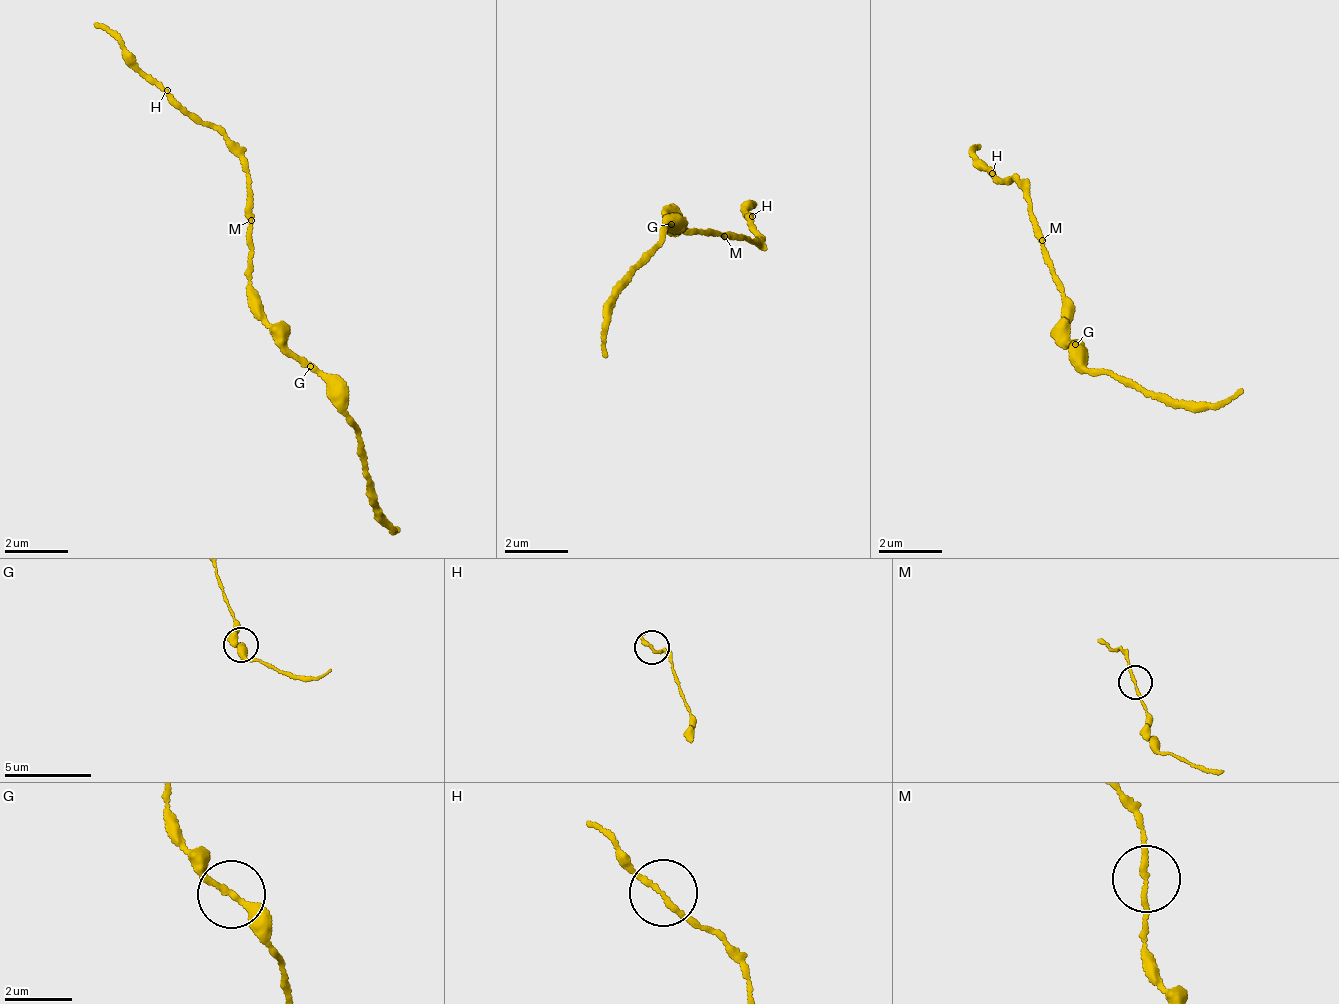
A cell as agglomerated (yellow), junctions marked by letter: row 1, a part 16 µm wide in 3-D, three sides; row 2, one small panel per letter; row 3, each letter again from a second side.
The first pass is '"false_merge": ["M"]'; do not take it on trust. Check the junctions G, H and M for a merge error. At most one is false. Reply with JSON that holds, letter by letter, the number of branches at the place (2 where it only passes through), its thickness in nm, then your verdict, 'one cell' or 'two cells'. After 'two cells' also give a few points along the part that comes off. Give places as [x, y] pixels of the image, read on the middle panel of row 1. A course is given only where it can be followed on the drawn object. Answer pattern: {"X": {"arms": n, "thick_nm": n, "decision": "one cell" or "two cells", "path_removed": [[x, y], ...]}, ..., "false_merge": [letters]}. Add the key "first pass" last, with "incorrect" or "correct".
{"G": {"arms": 2, "thick_nm": 220, "decision": "one cell"}, "H": {"arms": 2, "thick_nm": 140, "decision": "one cell"}, "M": {"arms": 2, "thick_nm": 150, "decision": "one cell"}, "false_merge": [], "first pass": "incorrect"}

